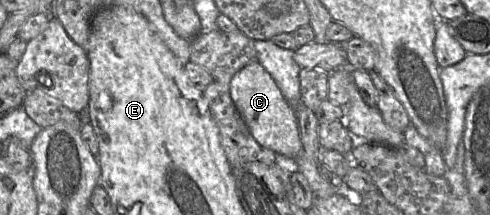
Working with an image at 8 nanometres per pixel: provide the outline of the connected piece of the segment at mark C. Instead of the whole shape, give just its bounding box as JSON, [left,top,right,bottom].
[230,61,345,198]

